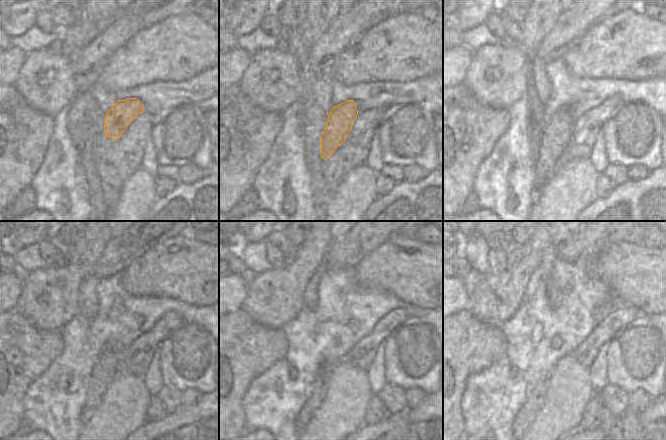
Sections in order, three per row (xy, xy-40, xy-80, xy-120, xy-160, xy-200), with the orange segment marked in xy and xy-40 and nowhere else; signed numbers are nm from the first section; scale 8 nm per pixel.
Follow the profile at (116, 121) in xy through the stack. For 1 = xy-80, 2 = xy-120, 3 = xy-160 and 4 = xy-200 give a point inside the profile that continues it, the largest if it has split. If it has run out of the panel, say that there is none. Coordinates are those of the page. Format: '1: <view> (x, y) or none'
1: xy-80 (557, 132)
2: xy-120 (108, 363)
3: xy-160 (318, 390)
4: xy-200 (526, 415)

